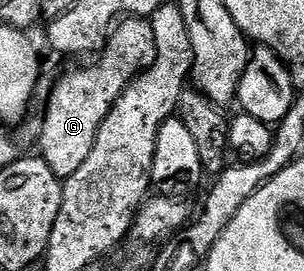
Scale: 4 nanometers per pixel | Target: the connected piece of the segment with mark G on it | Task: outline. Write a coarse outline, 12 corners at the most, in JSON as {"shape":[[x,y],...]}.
{"shape":[[149,19],[113,29],[54,84],[40,158],[76,174],[116,98],[156,55]]}

